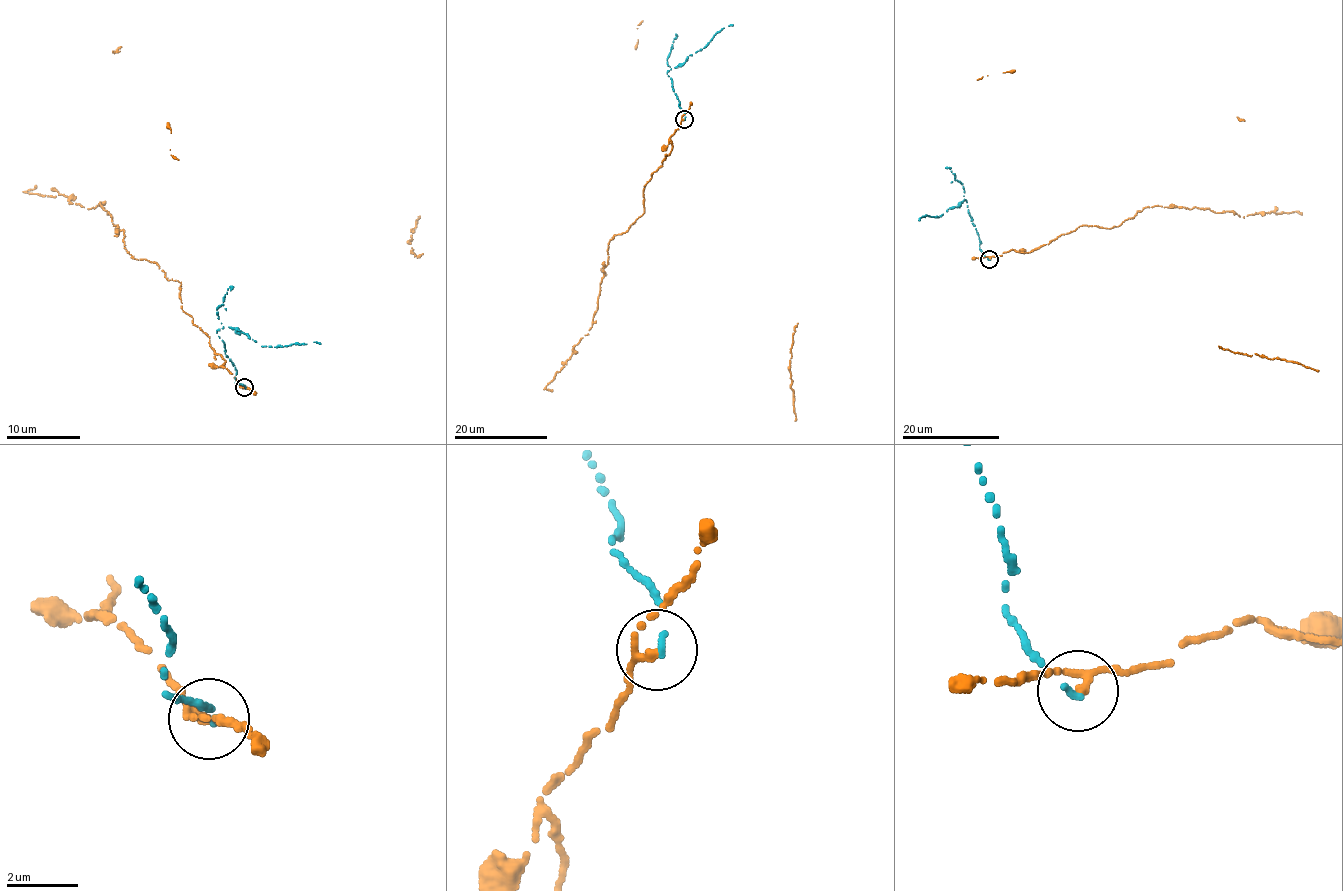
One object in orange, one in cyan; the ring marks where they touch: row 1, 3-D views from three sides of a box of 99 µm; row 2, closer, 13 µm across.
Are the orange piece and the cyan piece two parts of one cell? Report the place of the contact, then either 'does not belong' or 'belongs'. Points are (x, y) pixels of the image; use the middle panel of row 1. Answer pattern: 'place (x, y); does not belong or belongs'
place (684, 119); does not belong

